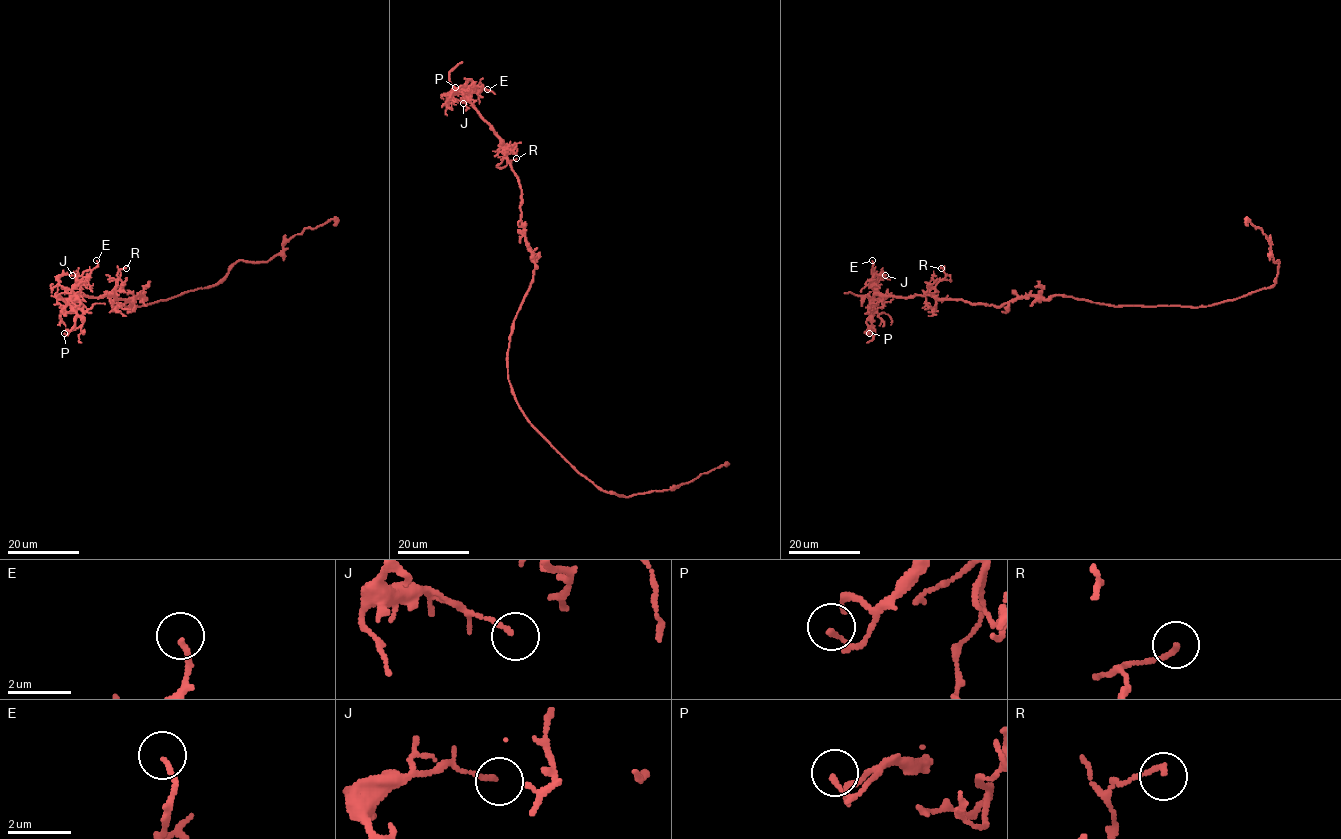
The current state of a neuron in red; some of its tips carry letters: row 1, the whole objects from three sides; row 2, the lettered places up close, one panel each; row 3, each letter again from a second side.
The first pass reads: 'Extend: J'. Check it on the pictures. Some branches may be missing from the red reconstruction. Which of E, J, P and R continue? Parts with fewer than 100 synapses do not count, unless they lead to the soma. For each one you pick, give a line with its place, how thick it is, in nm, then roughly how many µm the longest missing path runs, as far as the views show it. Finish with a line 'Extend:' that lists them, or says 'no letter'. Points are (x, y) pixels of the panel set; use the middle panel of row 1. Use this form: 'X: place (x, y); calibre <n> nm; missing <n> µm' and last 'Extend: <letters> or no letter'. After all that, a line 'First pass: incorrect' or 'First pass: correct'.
Extend: no letter
First pass: incorrect

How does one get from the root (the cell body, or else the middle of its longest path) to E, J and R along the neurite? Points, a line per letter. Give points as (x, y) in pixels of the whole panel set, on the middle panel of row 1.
E: (508, 345), (513, 321), (533, 279), (534, 261), (521, 221), (517, 176), (501, 139), (463, 92), (487, 89)
J: (508, 345), (534, 269), (521, 221), (521, 188), (501, 139), (471, 101), (453, 89), (449, 96), (463, 103)
R: (508, 345), (513, 321), (534, 269), (521, 221), (521, 188), (505, 146), (508, 161), (516, 158)

